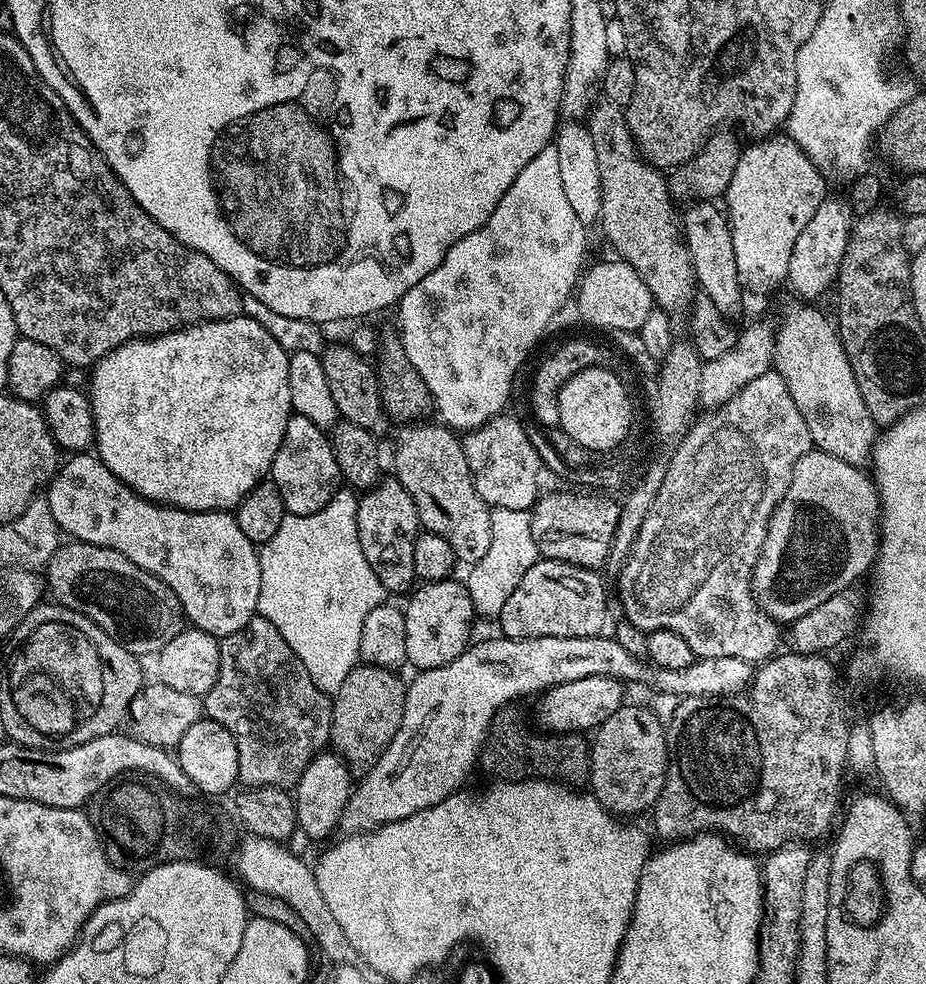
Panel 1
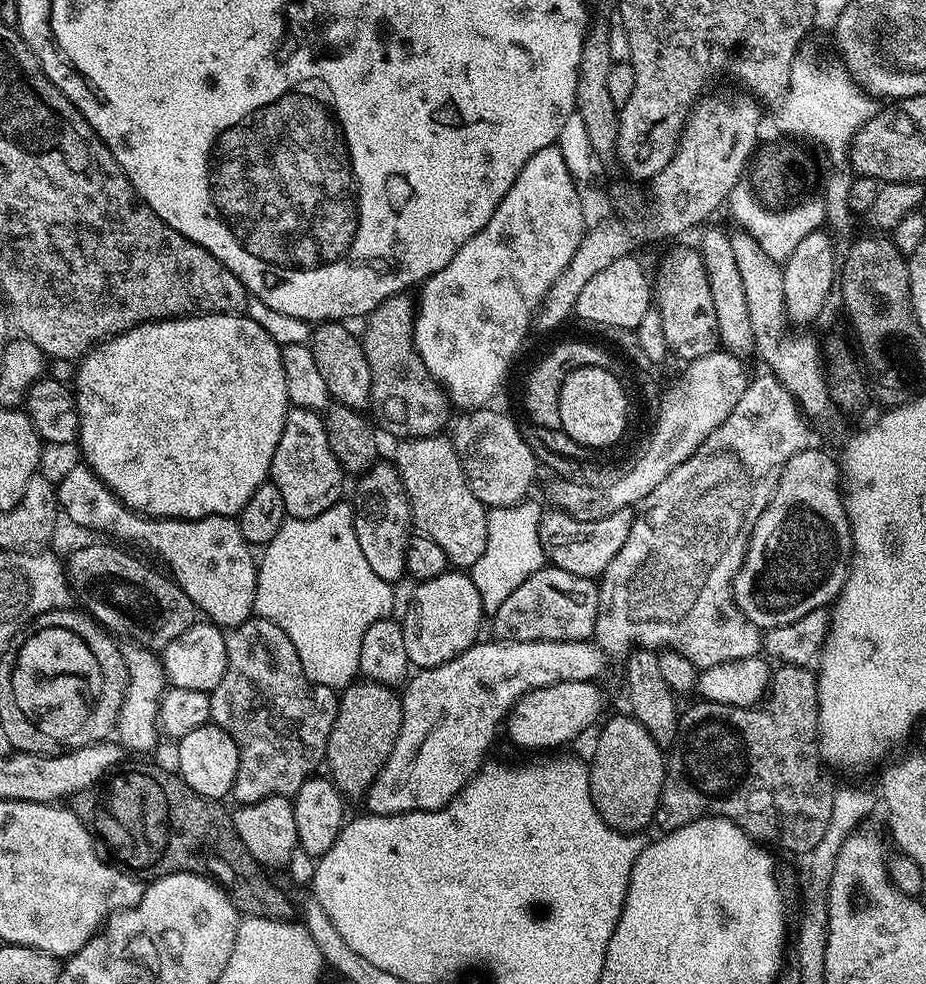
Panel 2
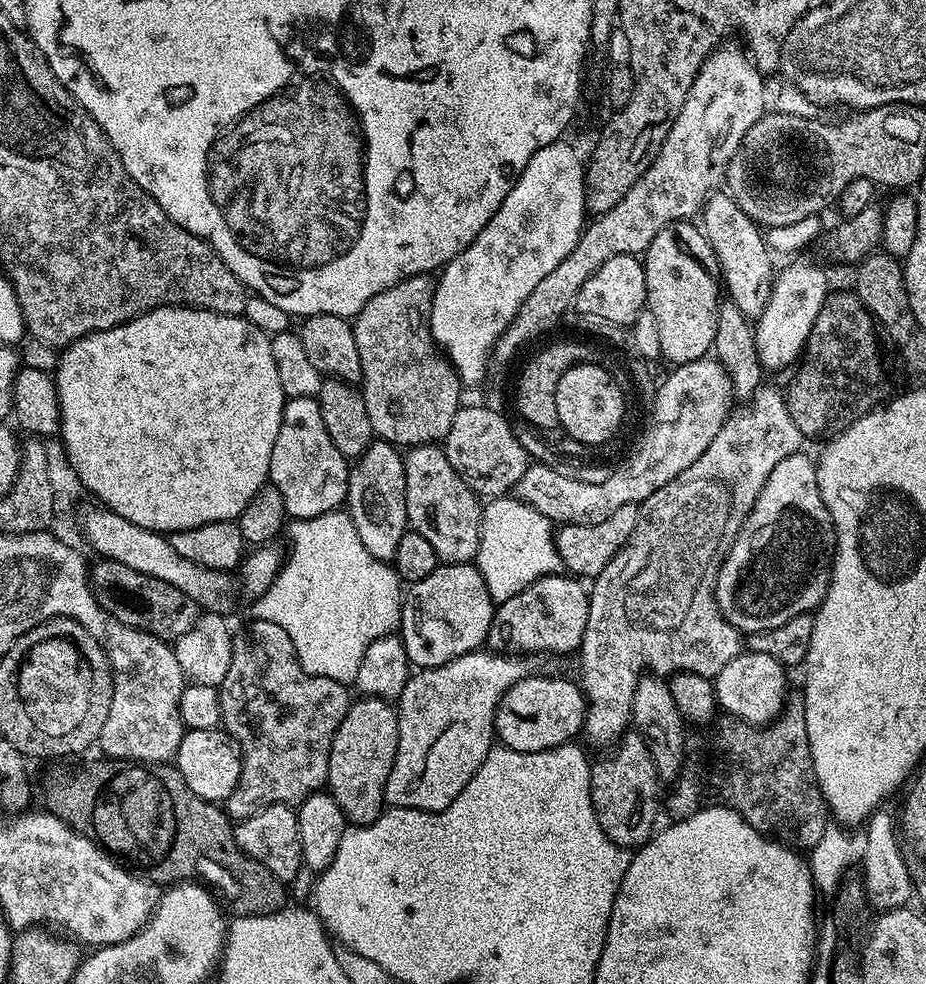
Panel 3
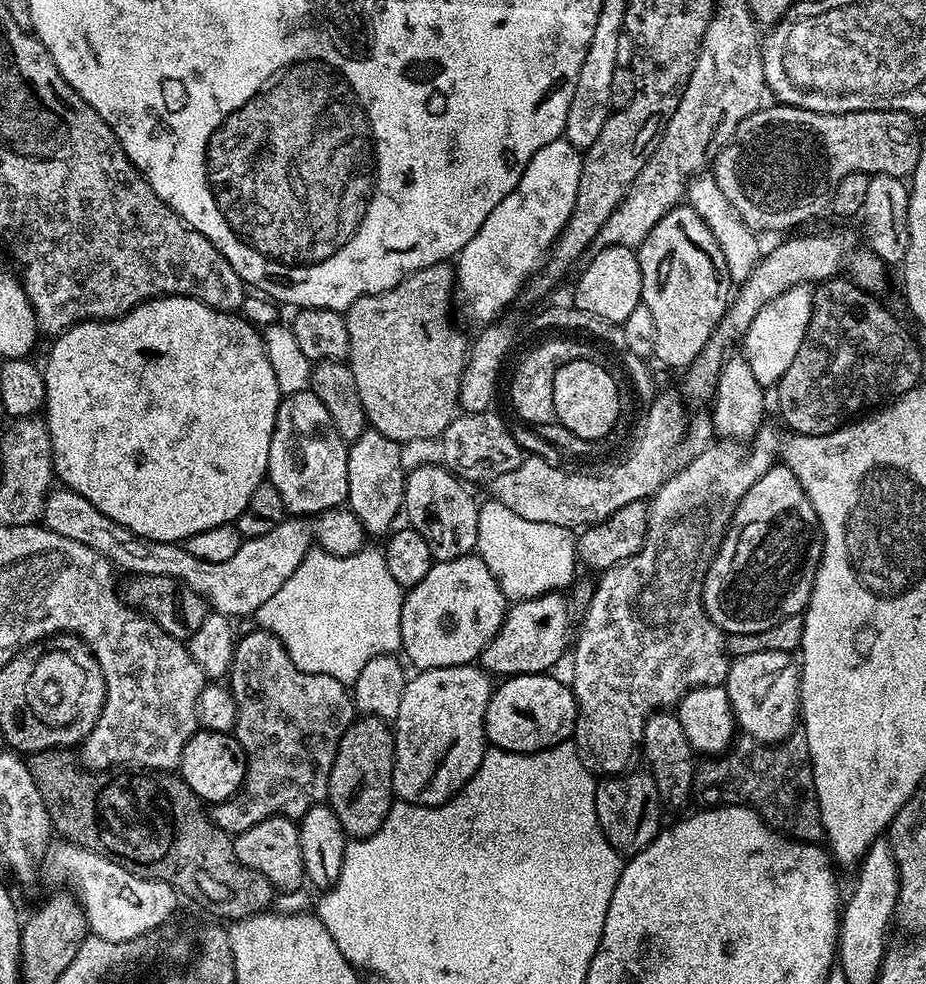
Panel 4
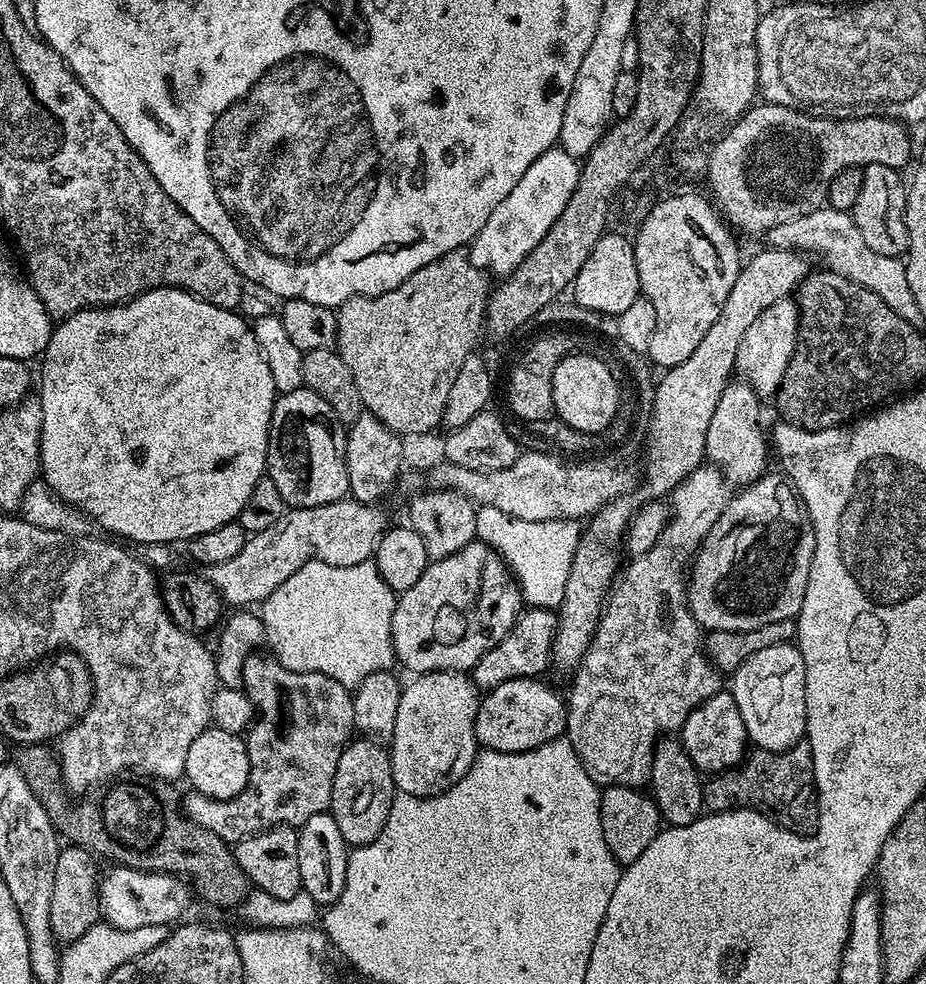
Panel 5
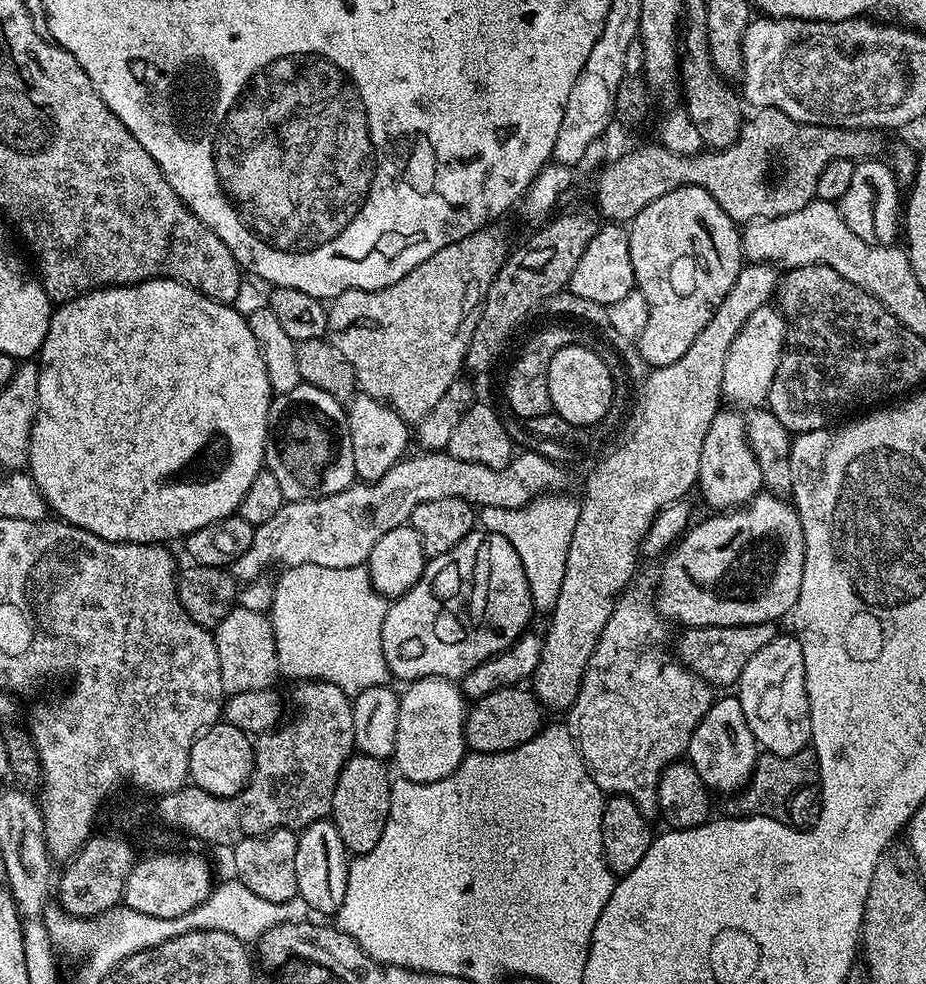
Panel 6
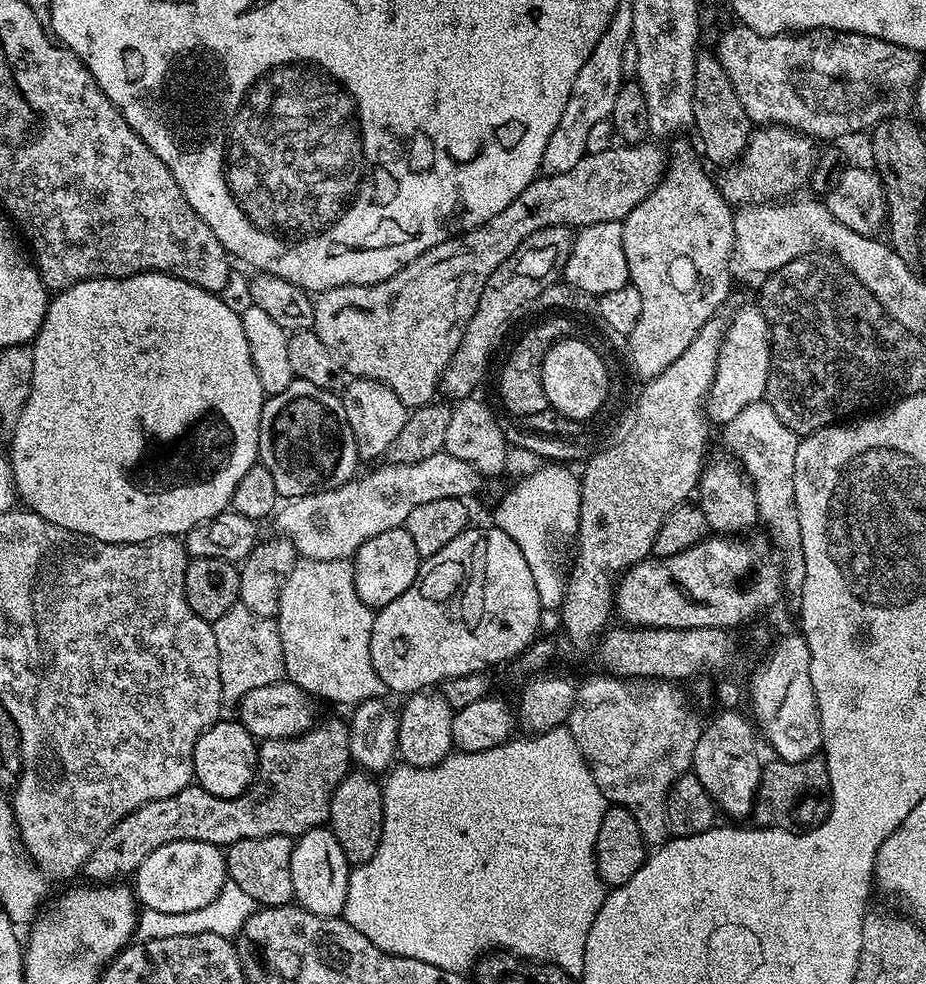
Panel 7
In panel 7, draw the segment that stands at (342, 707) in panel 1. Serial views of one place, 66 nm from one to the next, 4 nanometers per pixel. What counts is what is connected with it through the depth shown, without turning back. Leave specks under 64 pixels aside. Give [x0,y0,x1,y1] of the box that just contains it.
[328,770,384,865]

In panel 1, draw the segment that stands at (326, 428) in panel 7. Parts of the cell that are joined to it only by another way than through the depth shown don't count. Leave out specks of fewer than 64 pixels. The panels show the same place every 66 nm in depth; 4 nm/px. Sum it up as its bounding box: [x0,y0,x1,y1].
[270,414,342,516]

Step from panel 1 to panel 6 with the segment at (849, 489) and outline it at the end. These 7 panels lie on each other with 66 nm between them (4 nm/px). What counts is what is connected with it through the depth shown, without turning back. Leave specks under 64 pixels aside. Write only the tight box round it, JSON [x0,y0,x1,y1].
[654,490,804,628]

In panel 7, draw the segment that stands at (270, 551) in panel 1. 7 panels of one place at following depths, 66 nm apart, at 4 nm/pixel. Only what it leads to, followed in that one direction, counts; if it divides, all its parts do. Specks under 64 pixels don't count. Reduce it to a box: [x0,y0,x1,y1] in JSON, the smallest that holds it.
[274,559,385,705]

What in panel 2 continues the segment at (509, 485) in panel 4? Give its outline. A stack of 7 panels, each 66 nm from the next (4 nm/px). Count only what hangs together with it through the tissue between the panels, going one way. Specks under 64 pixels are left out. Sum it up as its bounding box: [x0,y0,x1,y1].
[548,350,750,520]

